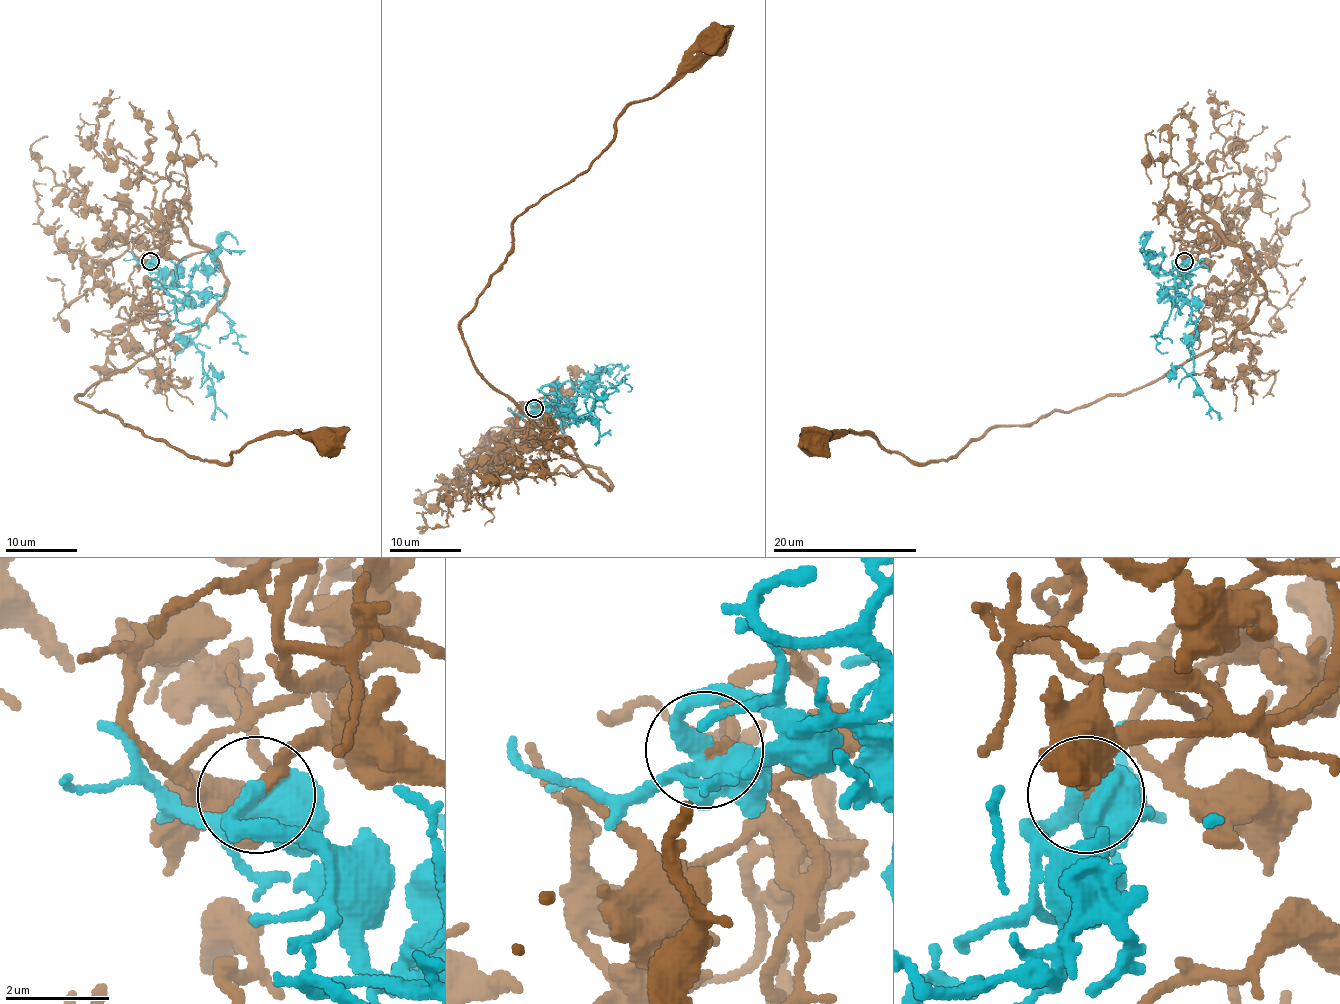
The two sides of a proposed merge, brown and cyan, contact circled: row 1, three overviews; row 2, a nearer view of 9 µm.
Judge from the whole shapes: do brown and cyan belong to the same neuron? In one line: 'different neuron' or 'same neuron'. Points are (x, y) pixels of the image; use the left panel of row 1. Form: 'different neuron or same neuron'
same neuron

